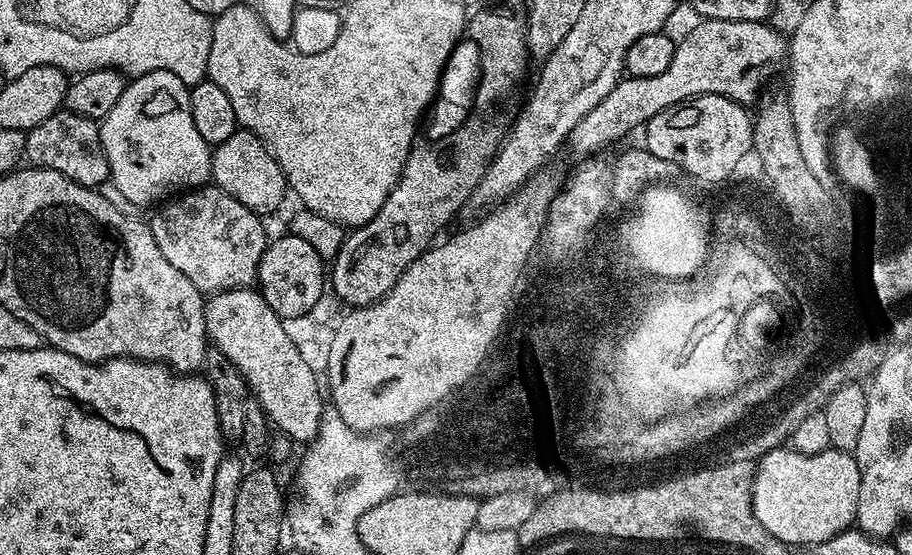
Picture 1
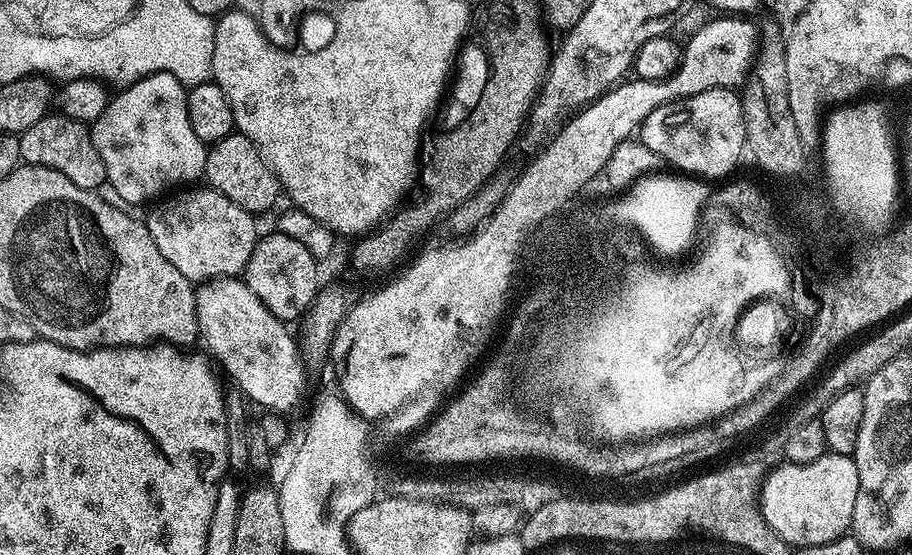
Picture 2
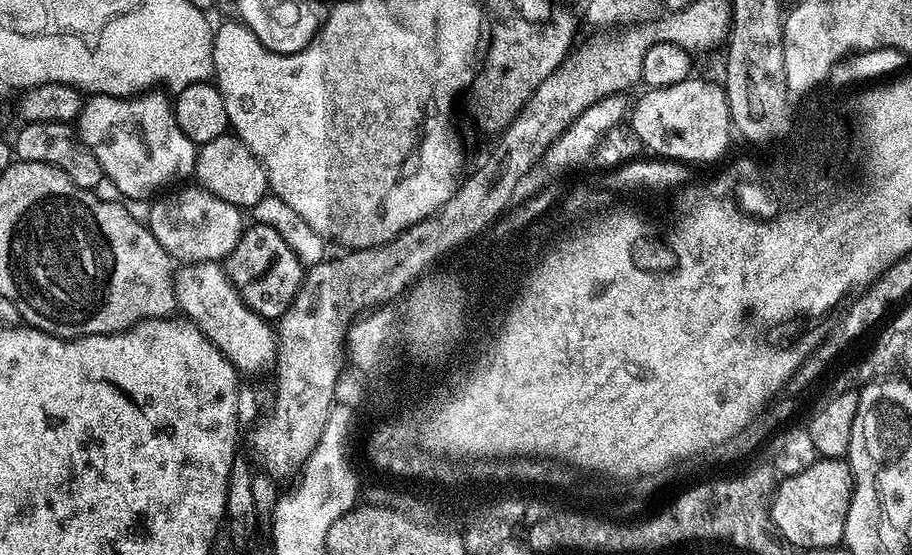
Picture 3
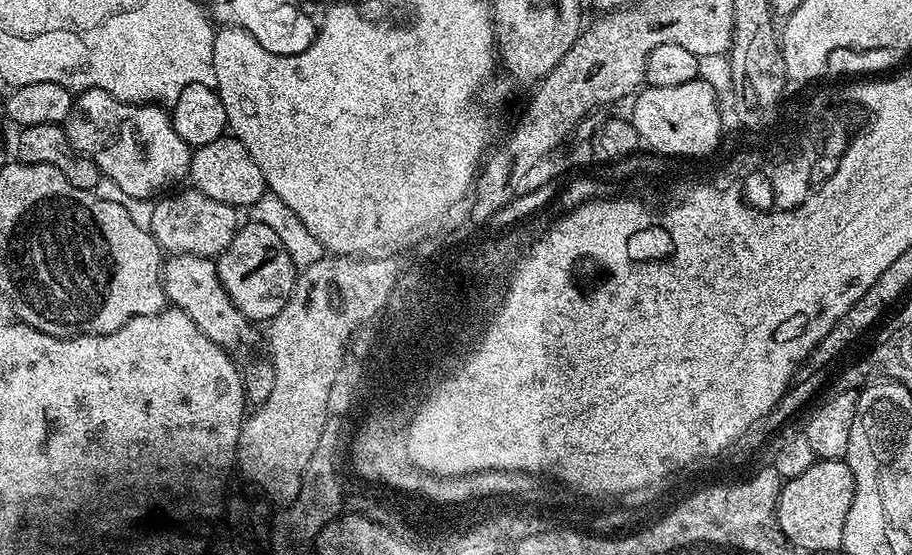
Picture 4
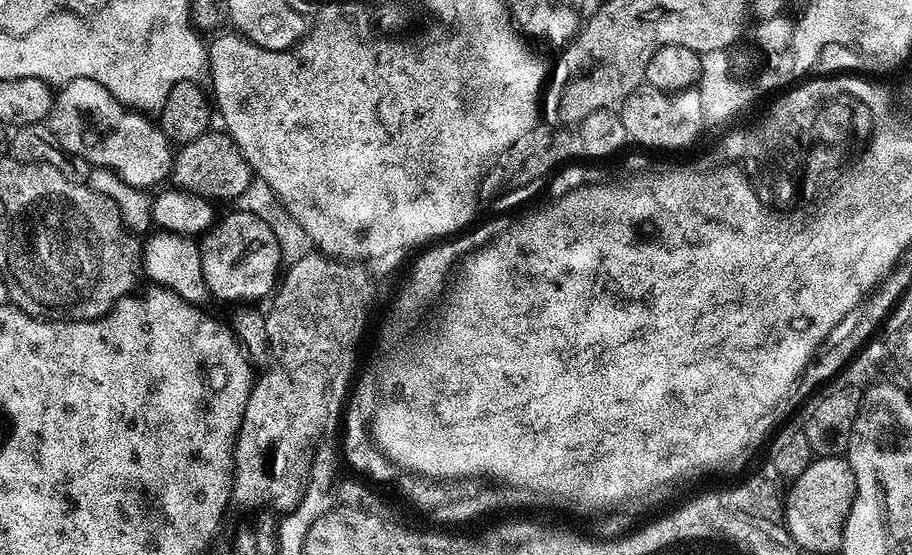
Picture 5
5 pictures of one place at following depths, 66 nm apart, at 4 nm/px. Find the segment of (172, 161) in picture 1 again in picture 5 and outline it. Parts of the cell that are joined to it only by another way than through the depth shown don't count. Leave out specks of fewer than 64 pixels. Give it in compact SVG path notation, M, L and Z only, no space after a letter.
M78 78L63 85L55 93L52 114L46 123L67 152L81 156L87 164L97 168L111 168L119 172L120 176L128 183L133 184L135 188L146 190L150 188L150 184L160 184L163 180L169 179L174 159L173 145L164 137L163 130L153 121L151 124L148 120L151 119L119 104L114 98L114 94L110 94L110 90L106 90L106 86L98 86L98 82L94 82L90 78Z

